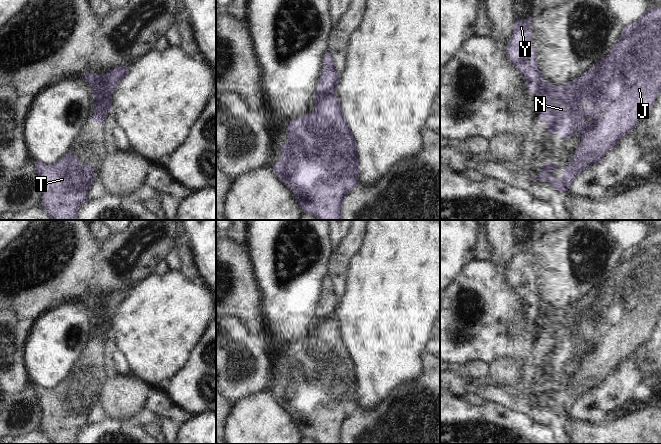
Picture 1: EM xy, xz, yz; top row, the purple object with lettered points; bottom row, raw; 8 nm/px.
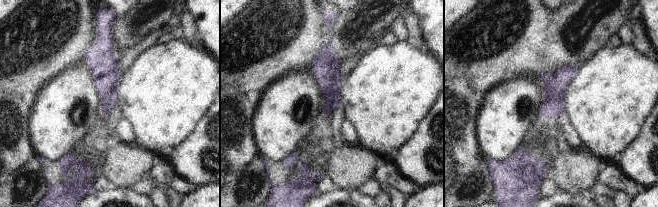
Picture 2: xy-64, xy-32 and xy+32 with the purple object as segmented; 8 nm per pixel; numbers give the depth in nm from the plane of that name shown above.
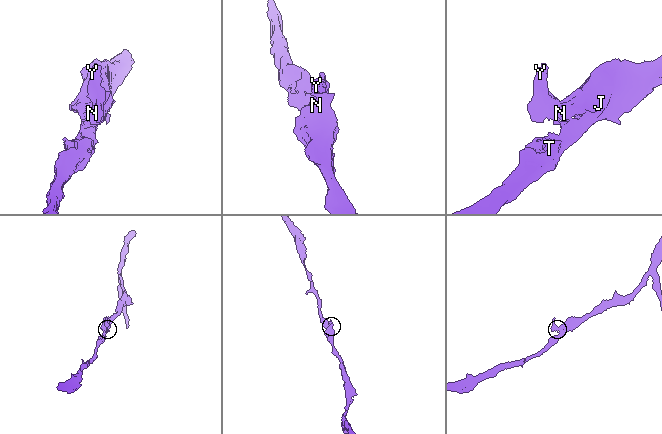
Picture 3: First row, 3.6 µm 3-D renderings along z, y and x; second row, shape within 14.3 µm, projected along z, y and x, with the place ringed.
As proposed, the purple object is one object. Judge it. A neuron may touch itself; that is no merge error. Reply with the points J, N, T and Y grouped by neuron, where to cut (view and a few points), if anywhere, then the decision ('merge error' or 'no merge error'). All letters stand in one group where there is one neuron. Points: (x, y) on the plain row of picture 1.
J N T / Y; cut in xy along (109, 296), (102, 304), (101, 311), (93, 315); merge error

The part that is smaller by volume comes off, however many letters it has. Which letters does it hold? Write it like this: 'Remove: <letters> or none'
Remove: Y

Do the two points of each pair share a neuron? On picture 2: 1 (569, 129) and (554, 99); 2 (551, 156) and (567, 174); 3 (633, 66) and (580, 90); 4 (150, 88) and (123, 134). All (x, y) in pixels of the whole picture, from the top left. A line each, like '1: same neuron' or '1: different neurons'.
1: different neurons
2: different neurons
3: same neuron
4: different neurons

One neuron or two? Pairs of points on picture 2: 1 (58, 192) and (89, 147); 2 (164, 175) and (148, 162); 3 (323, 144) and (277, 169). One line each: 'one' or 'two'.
1: one
2: two
3: one

